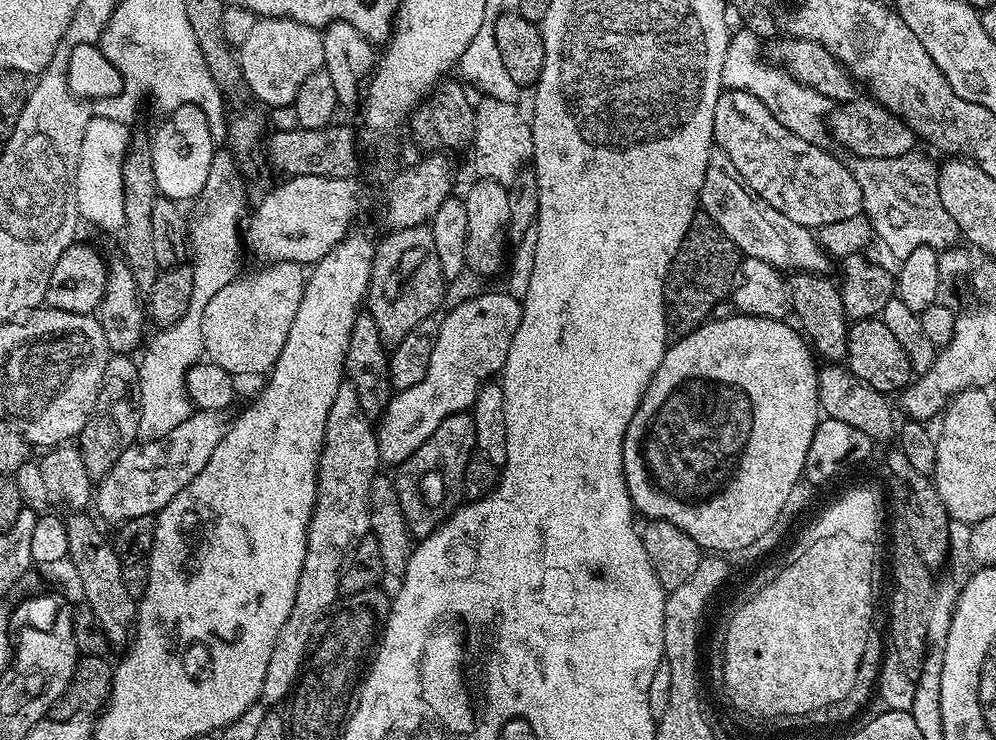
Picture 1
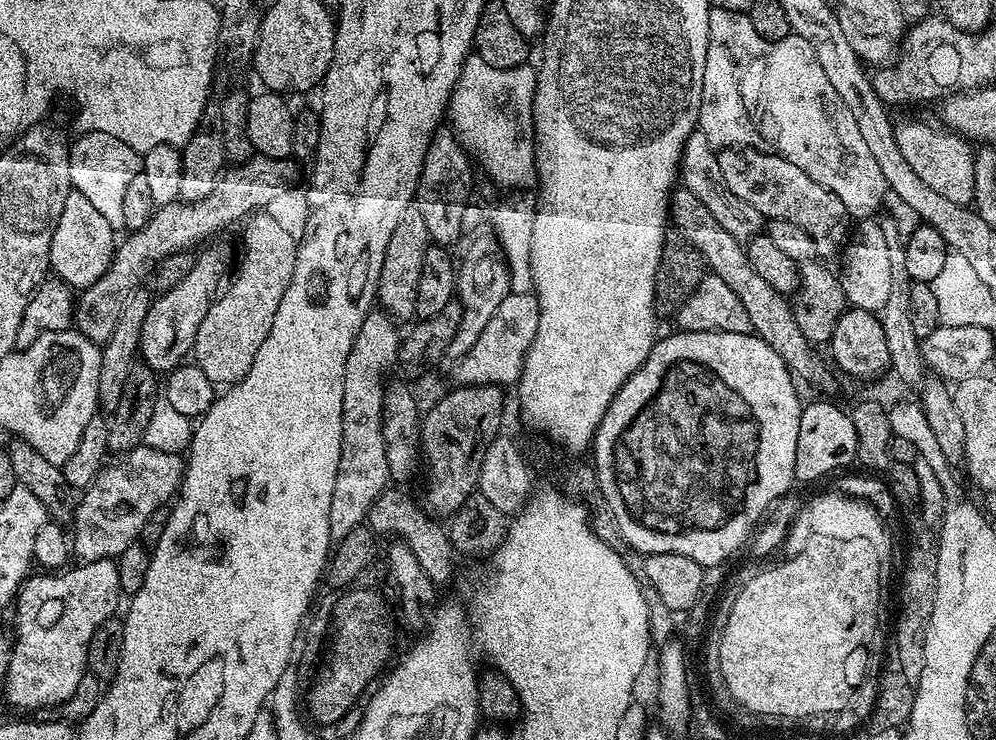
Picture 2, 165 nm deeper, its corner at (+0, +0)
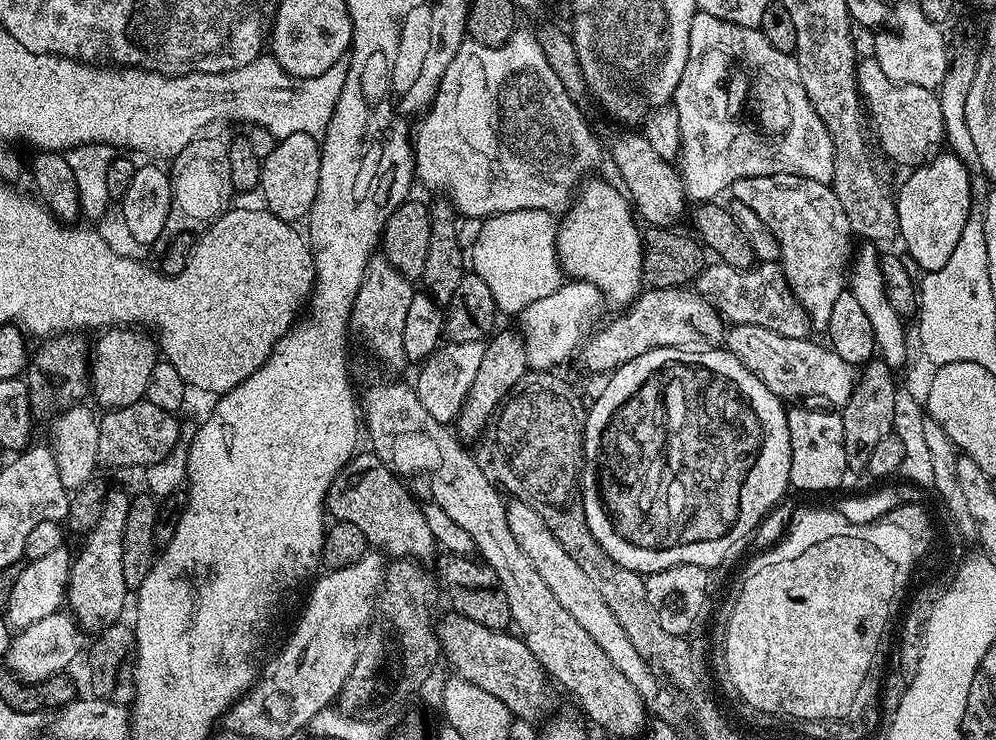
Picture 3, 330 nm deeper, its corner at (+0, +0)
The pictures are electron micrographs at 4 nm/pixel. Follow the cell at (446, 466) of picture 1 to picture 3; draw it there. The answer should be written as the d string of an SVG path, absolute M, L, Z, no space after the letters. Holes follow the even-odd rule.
M497 331L485 343L485 354L479 363L478 374L471 383L466 394L464 405L455 418L454 428L465 441L479 441L481 433L487 427L490 419L497 413L497 409L508 396L508 392L529 371L528 354L519 331ZM464 436L465 437L464 437ZM468 439L468 440L467 440Z

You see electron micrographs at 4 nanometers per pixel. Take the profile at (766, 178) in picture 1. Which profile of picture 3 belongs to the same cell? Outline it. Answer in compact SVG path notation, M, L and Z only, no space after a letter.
M766 174L738 178L738 182L732 184L730 196L732 200L750 206L774 234L780 247L778 263L790 290L808 311L811 327L827 329L830 309L838 294L846 290L846 273L854 252L854 233L835 192L828 184L805 176Z

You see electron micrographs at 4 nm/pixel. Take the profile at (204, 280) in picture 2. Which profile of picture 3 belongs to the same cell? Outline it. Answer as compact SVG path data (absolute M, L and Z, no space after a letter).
M113 326L101 331L90 352L90 389L101 404L101 409L111 410L130 406L145 399L148 394L150 374L158 363L158 344L147 331L132 326Z

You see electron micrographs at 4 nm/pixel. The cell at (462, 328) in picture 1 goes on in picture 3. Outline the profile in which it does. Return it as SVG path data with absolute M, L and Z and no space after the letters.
M572 280L571 282L561 283L554 294L546 294L546 298L538 298L538 302L530 302L526 310L518 313L518 331L524 341L524 346L528 354L529 369L537 372L547 372L559 369L559 364L564 364L574 353L584 344L586 337L593 331L596 319L600 316L600 307L605 307L606 301L598 286L594 286L585 280Z

